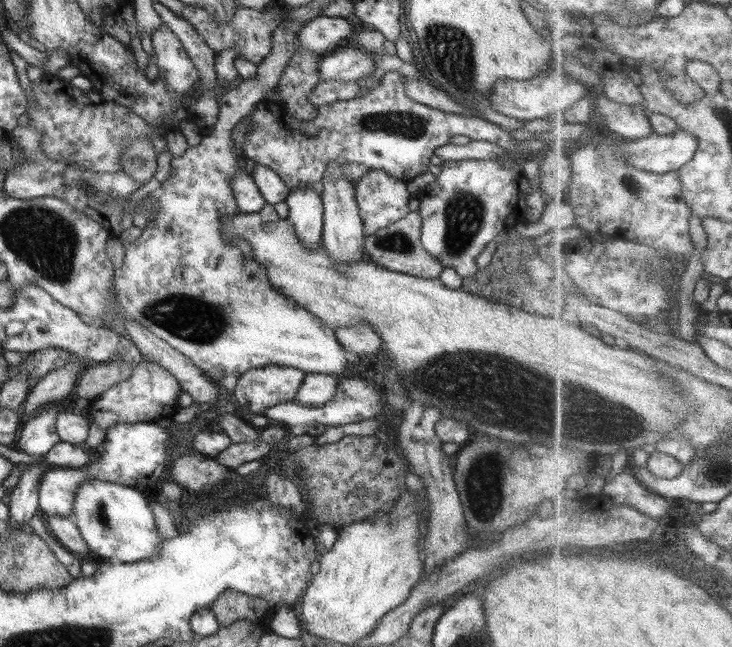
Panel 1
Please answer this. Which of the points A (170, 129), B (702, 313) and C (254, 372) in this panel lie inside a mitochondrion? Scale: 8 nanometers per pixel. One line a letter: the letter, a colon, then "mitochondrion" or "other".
A: other
B: other
C: other

